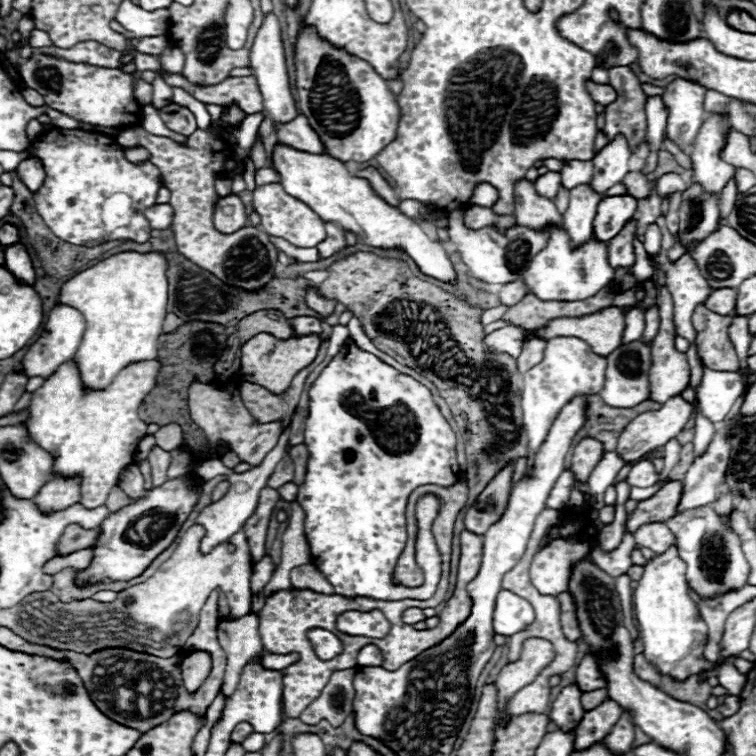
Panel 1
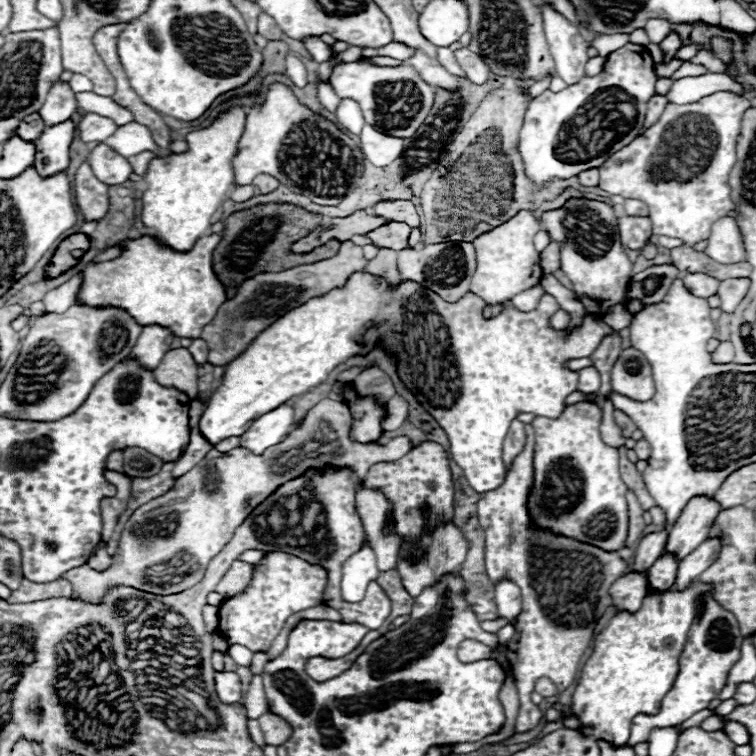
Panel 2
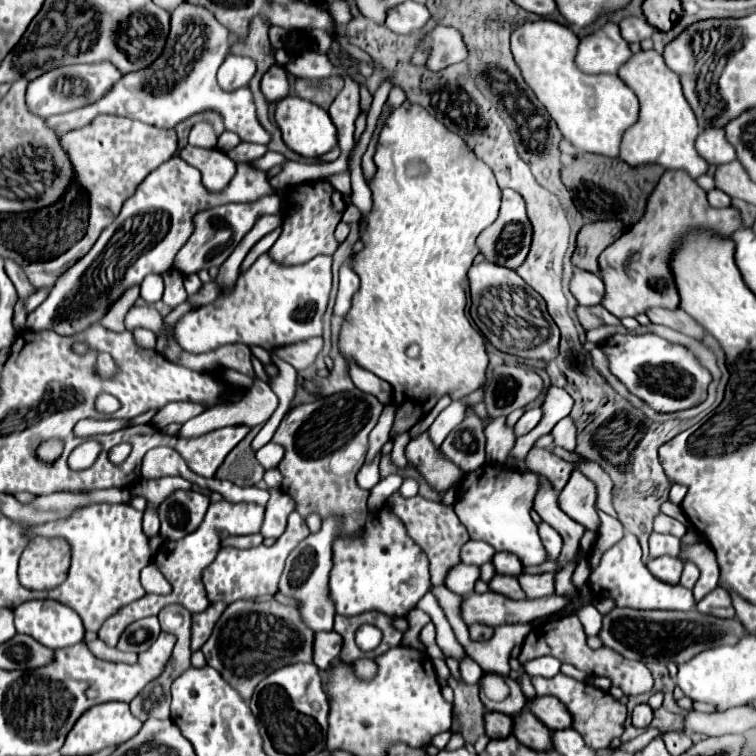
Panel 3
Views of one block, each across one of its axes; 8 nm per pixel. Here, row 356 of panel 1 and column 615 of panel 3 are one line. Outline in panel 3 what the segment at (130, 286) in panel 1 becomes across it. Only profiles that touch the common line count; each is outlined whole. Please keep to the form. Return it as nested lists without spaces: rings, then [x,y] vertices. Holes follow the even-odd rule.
[[[540,18],[514,28],[510,46],[526,84],[550,112],[562,136],[578,152],[618,156],[624,130],[638,120],[634,92],[616,74],[584,74],[574,64],[578,48],[576,34],[554,20]]]

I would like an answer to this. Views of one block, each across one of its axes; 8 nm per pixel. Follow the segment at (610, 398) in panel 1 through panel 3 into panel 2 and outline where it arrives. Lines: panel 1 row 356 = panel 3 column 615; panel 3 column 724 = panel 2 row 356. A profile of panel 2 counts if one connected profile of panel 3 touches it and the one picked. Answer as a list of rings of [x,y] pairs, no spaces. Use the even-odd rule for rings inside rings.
[[[622,350],[612,368],[612,390],[638,402],[646,402],[654,396],[652,370],[640,350]]]

